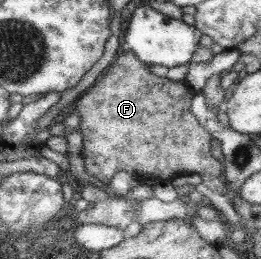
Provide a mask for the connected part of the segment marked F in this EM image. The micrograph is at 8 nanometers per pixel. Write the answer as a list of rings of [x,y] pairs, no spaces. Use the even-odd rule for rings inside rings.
[[[131,51],[121,52],[113,63],[104,68],[97,81],[86,89],[72,104],[79,115],[79,132],[82,136],[82,151],[85,172],[107,185],[112,176],[119,171],[138,178],[145,178],[153,185],[168,182],[180,175],[222,175],[222,166],[210,154],[211,136],[198,125],[190,112],[189,98],[195,95],[183,82],[173,82],[168,78],[159,78],[149,72],[148,65],[137,60]]]

